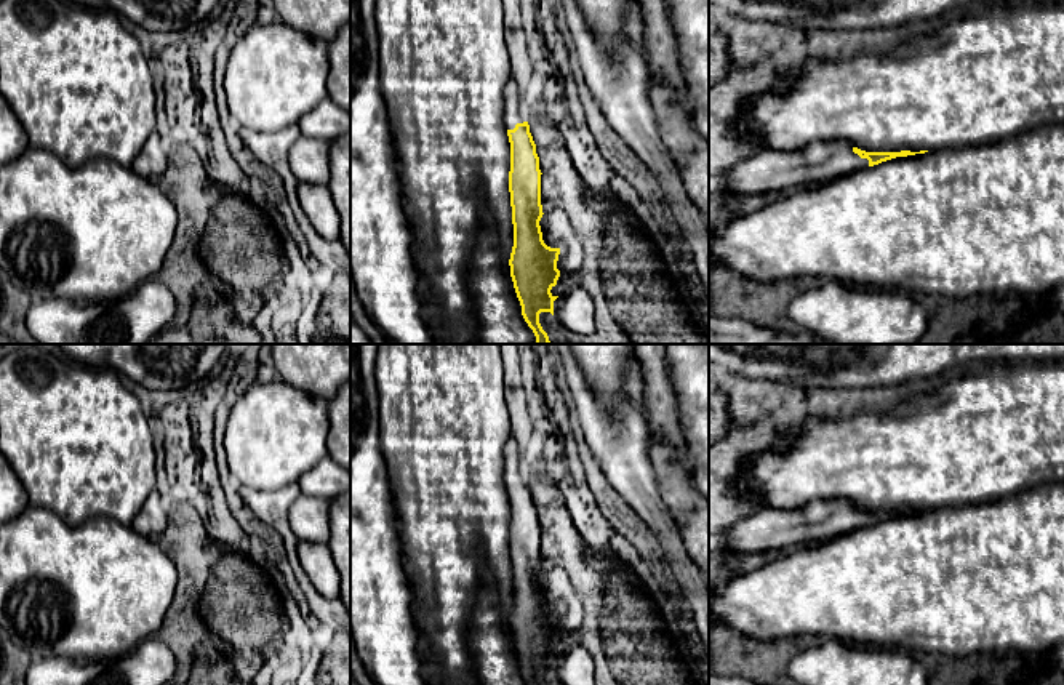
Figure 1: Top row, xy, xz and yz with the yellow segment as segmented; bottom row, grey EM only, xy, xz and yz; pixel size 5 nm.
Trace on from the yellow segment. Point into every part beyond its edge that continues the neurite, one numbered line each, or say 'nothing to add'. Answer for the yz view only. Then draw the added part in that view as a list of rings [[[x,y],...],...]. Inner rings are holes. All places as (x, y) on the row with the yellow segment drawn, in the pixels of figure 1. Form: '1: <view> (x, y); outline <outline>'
1: yz (820, 162); outline [[[814,141],[800,150],[762,154],[731,166],[709,187],[723,194],[762,194],[811,187],[869,166],[848,141]]]

